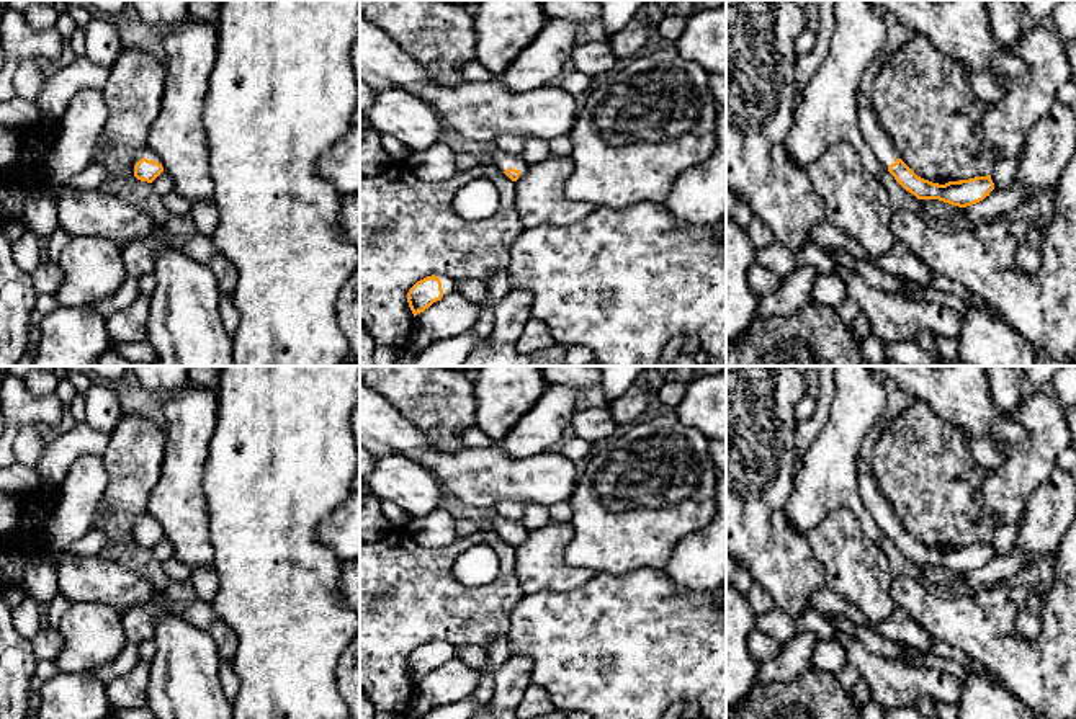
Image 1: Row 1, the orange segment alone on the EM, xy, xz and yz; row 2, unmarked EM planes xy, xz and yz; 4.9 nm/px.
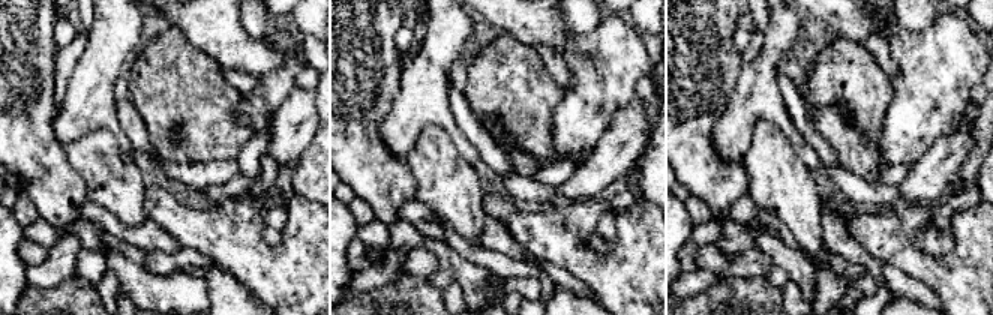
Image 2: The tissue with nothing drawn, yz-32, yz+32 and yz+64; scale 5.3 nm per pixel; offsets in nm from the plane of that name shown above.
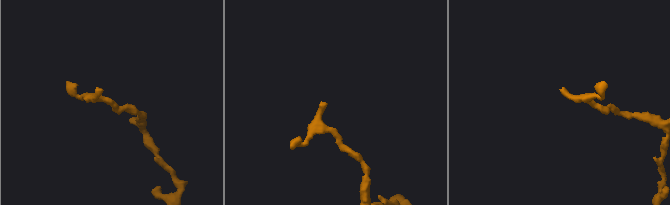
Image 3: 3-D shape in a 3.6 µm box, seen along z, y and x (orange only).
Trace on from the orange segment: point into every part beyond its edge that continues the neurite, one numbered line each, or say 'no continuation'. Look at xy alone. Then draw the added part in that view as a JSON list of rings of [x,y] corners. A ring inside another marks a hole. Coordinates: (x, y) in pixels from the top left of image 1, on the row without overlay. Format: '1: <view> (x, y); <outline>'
1: xy (147, 518); [[[147,511],[137,520],[136,529],[141,525],[147,525],[147,526],[154,526],[154,528],[162,529],[160,525],[159,525],[159,521],[150,513],[147,513]]]

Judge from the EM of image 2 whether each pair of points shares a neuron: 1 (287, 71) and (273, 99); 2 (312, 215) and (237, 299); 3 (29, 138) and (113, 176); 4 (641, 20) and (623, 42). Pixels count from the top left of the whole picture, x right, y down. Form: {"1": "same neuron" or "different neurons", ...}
{"1": "same neuron", "2": "different neurons", "3": "different neurons", "4": "different neurons"}

